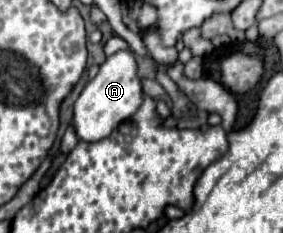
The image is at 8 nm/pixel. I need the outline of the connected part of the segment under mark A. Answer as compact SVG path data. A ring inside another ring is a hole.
M119 50L101 64L97 76L87 82L73 108L75 132L81 140L97 142L101 138L107 138L125 118L133 116L139 110L143 102L143 86L137 72L137 60L129 50Z

